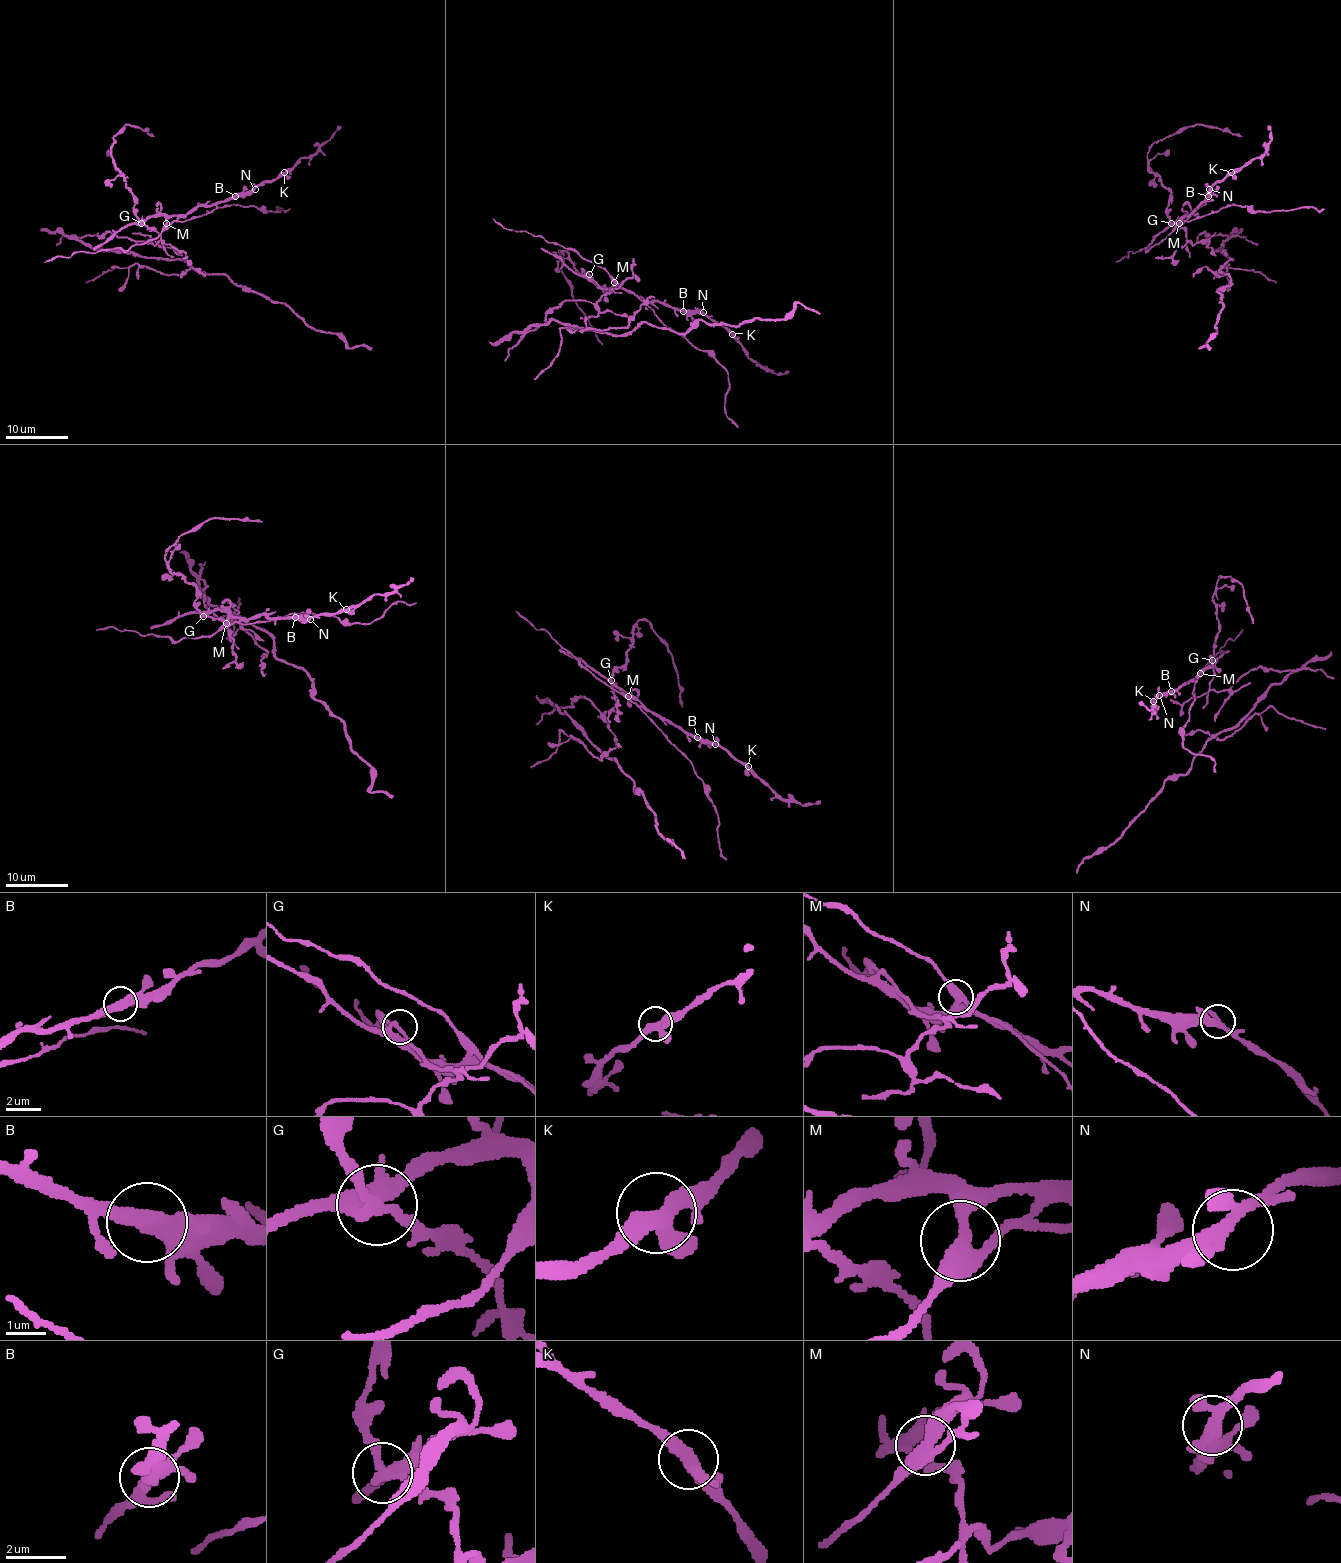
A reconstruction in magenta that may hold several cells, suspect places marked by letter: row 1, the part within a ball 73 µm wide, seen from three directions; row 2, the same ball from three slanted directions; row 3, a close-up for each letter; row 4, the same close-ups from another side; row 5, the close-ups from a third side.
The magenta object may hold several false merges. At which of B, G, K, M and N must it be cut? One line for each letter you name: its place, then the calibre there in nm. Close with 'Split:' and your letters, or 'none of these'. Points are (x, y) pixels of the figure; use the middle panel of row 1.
G: place (589, 274); calibre 300 nm
M: place (614, 282); calibre 360 nm
Split: G, M

